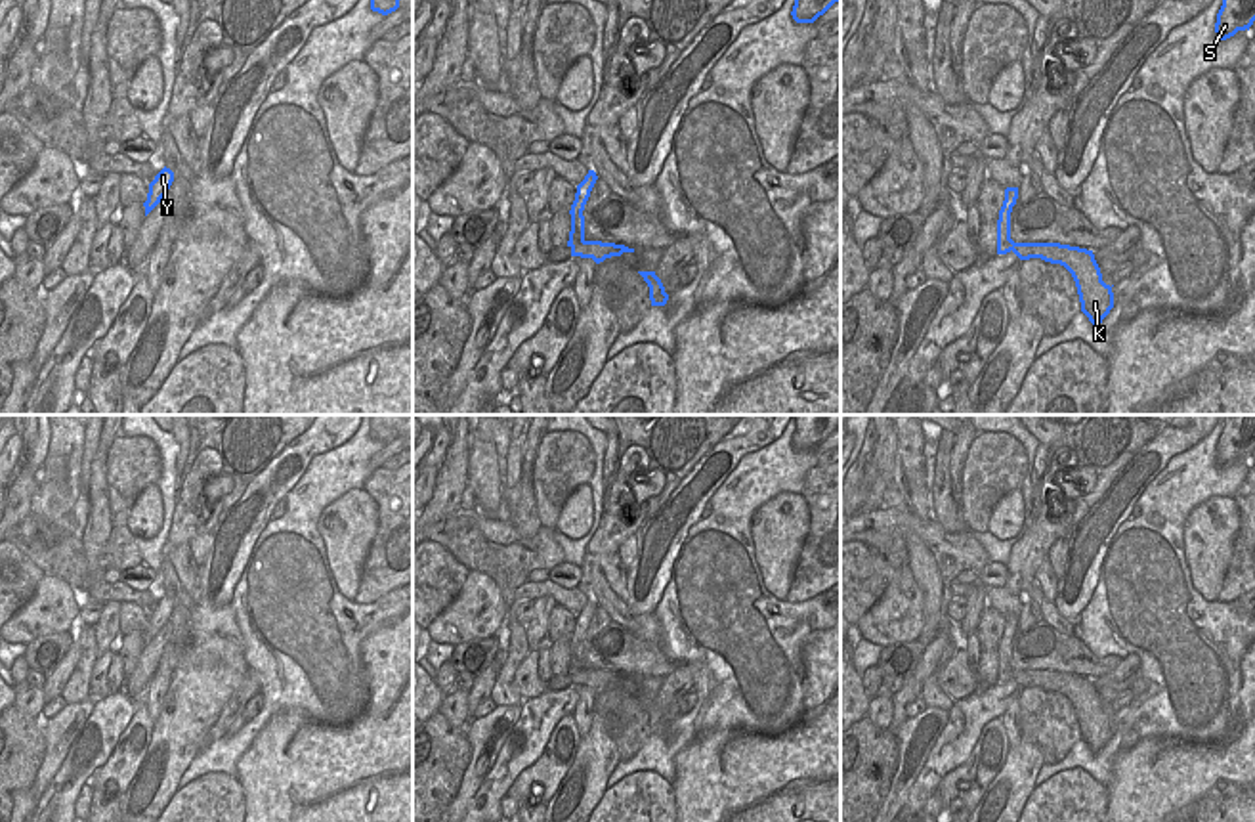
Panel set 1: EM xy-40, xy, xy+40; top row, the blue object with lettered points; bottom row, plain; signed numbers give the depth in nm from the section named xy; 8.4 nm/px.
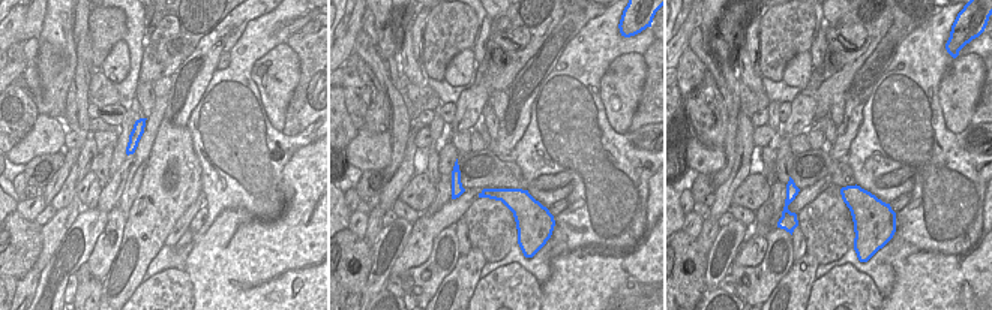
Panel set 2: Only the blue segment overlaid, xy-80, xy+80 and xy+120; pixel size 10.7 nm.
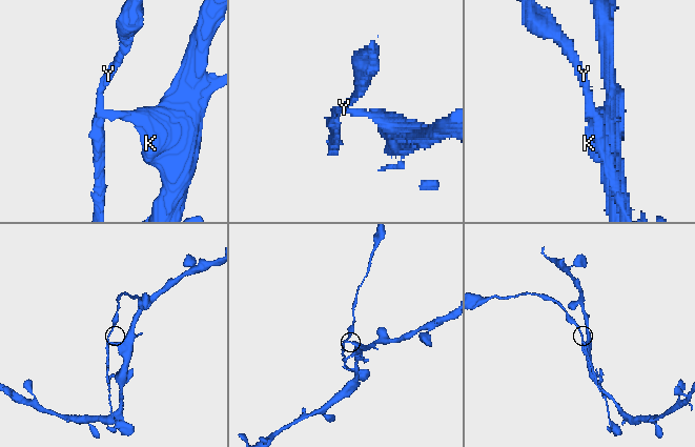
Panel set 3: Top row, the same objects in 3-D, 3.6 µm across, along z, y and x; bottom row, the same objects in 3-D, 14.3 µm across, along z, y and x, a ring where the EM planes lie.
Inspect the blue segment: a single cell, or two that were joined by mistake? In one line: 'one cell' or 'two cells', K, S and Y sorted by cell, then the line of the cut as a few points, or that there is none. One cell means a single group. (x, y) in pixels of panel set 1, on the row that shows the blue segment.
two cells; groups K S / Y; cut xy (583, 239), (572, 249)

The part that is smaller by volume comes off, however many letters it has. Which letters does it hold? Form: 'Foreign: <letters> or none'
Foreign: Y

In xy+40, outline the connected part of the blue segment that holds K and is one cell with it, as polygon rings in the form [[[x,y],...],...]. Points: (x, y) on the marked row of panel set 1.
[[[1014,243],[1012,252],[1020,260],[1041,258],[1064,266],[1075,281],[1081,312],[1093,325],[1100,325],[1114,308],[1112,287],[1102,281],[1093,250],[1060,243]]]

